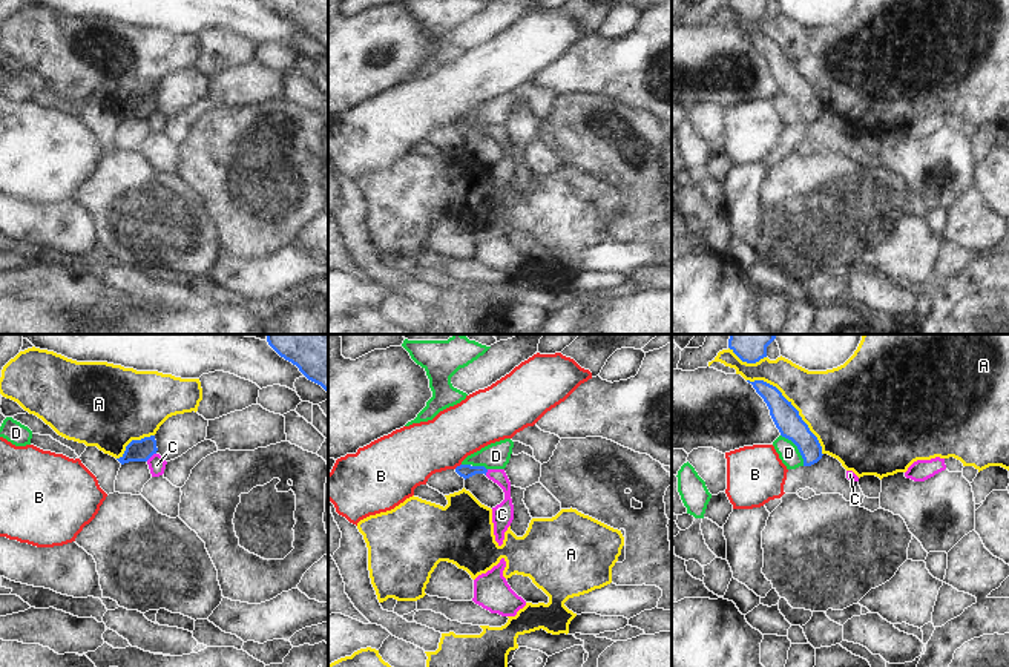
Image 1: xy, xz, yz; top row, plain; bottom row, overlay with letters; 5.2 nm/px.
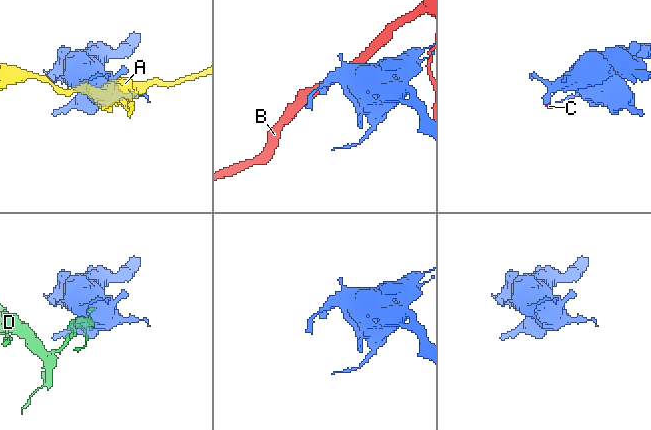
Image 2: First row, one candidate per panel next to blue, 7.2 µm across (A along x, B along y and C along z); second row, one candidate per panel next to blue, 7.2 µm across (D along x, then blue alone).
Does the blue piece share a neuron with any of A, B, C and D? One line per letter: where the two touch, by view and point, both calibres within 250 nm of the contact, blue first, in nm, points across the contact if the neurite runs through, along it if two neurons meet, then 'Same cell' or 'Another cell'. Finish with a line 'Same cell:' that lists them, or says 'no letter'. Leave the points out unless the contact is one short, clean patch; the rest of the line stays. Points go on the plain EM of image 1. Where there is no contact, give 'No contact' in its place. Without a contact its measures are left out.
A: Touches blue at yz (793, 63). Thickness 140 nm (blue) against 400 nm. Another cell
B: Touches blue at xz (457, 123). Thickness 70 nm (blue) against 300 nm. Another cell
C: Touches blue at xy (151, 112). Thickness 110 nm (blue) against 90 nm. Boundary: xy (155, 109), (146, 117). Another cell
D: Touches blue at yz (798, 105). Thickness 140 nm (blue) against 110 nm. Boundary: yz (781, 91), (796, 103), (804, 121). Another cell
Same cell: no letter.

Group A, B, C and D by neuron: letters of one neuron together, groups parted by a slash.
A / B / C / D

